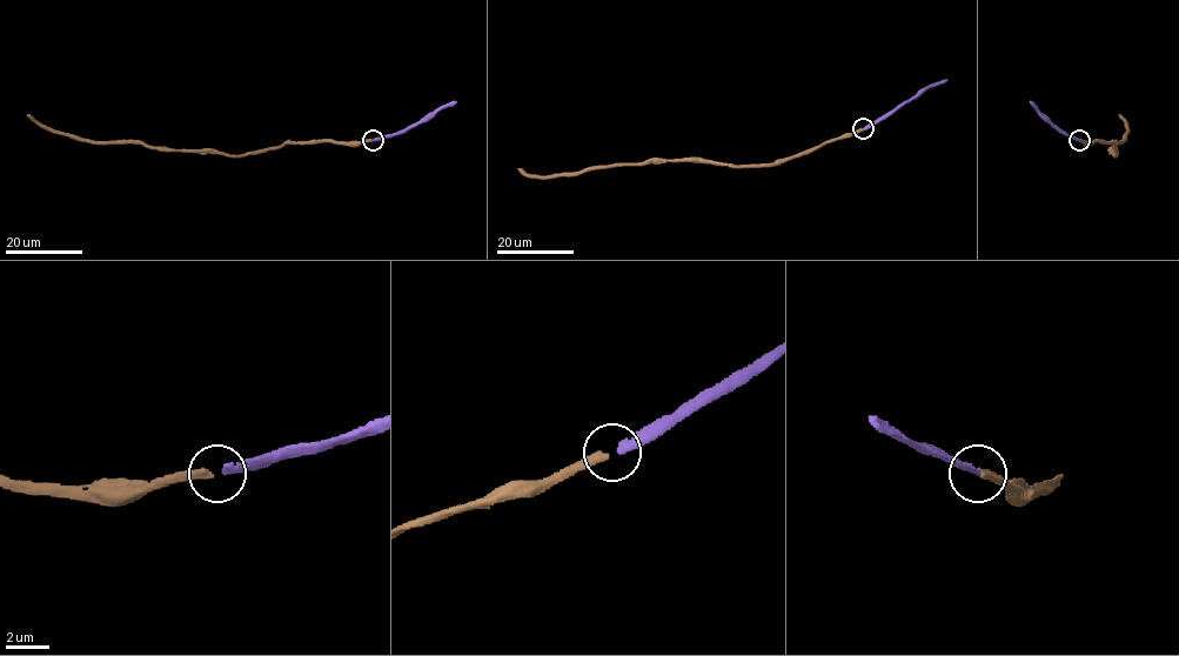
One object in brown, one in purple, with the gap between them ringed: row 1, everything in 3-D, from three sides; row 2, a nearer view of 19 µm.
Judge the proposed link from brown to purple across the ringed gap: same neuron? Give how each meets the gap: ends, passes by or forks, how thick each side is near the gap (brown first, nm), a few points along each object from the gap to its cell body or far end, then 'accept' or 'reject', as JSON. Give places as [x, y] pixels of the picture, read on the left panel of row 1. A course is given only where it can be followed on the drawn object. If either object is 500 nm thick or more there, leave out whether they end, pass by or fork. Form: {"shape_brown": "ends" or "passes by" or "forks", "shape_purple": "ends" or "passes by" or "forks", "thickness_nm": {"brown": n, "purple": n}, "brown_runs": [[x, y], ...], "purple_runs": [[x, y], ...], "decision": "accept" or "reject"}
{"shape_brown": "ends", "shape_purple": "ends", "thickness_nm": {"brown": 340, "purple": 320}, "brown_runs": [[372, 140], [287, 142], [241, 155], [227, 155], [75, 139], [40, 126], [27, 114]], "purple_runs": [[374, 140], [401, 133], [456, 102]], "decision": "accept"}

